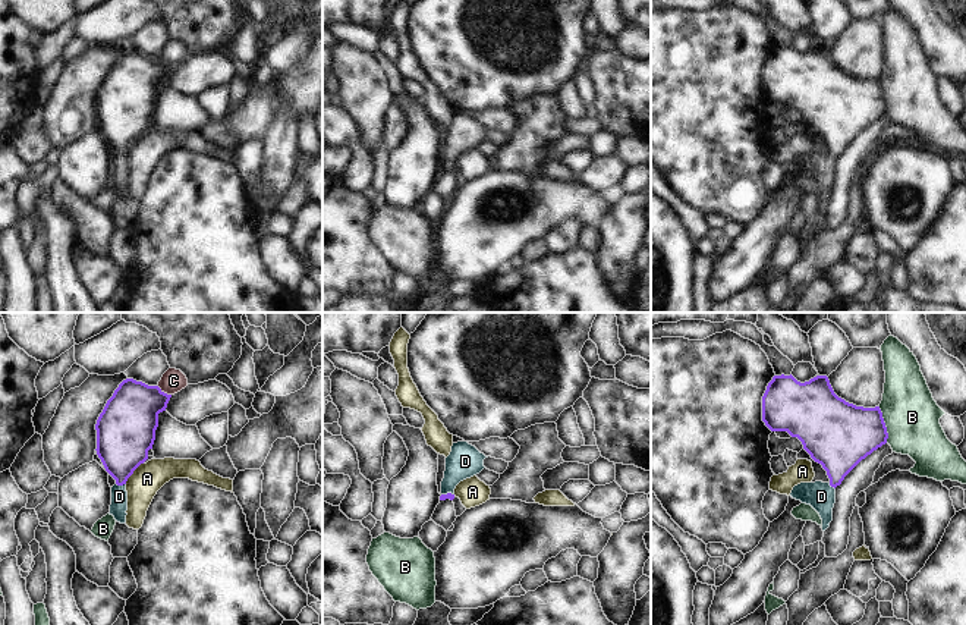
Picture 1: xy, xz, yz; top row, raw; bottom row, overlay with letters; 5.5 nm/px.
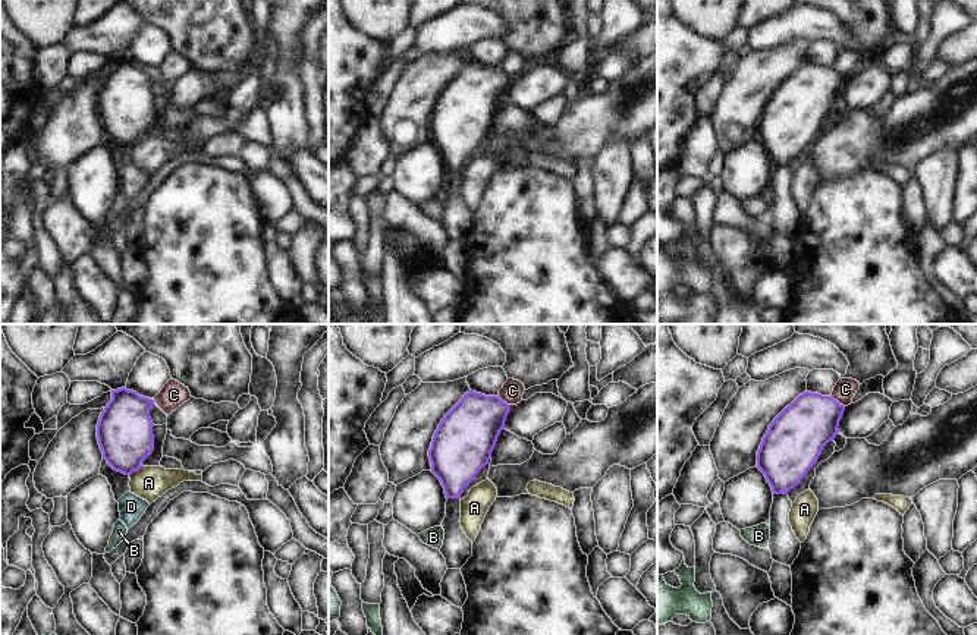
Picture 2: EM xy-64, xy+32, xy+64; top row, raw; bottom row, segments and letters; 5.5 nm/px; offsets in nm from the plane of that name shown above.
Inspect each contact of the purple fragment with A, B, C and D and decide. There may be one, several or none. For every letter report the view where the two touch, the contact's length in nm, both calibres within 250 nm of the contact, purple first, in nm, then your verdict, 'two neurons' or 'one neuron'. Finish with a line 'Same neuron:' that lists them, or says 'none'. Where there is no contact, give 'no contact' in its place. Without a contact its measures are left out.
A: xy | 160 nm | 320/170 nm | two neurons
B: yz | 200 nm | 360/300 nm | two neurons
C: xy | 100 nm | 300/130 nm | two neurons
D: xy | 60 nm | 300/100 nm | one neuron
Same neuron: D

